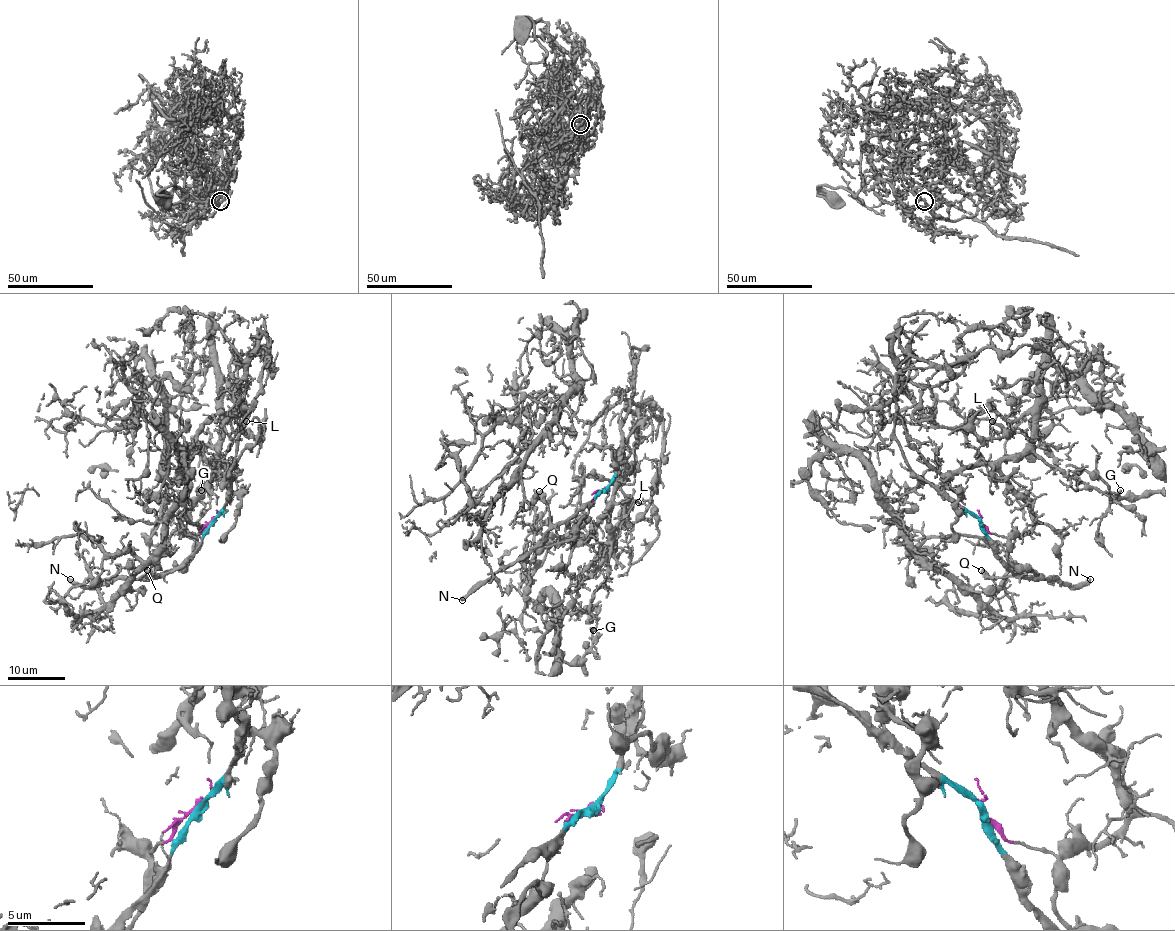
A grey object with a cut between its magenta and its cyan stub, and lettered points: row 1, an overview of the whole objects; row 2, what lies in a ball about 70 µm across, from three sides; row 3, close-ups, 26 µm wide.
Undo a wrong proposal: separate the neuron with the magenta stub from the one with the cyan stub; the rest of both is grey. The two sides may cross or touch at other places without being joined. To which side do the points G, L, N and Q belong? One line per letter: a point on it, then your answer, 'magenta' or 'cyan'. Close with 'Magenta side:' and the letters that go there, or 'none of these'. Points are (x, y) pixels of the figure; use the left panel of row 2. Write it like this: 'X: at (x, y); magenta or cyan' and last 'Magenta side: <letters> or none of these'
G: at (201, 490); magenta
L: at (246, 421); magenta
N: at (70, 579); cyan
Q: at (147, 570); cyan
Magenta side: G, L

